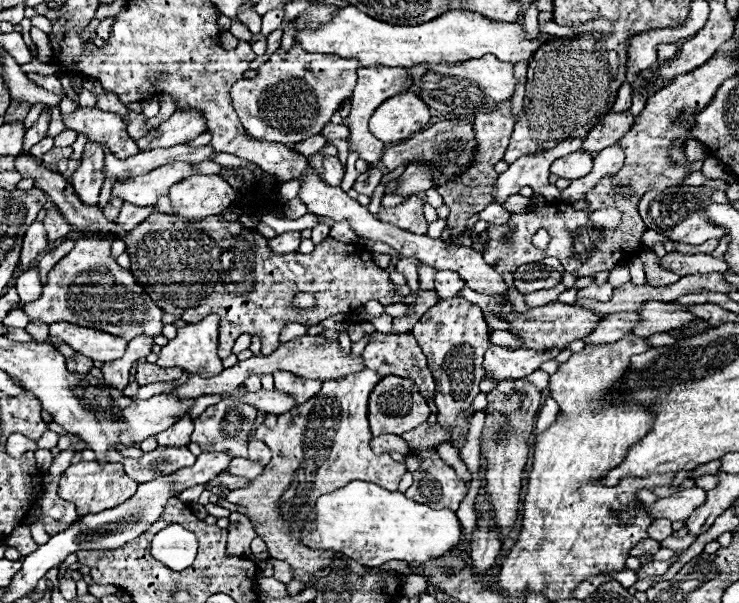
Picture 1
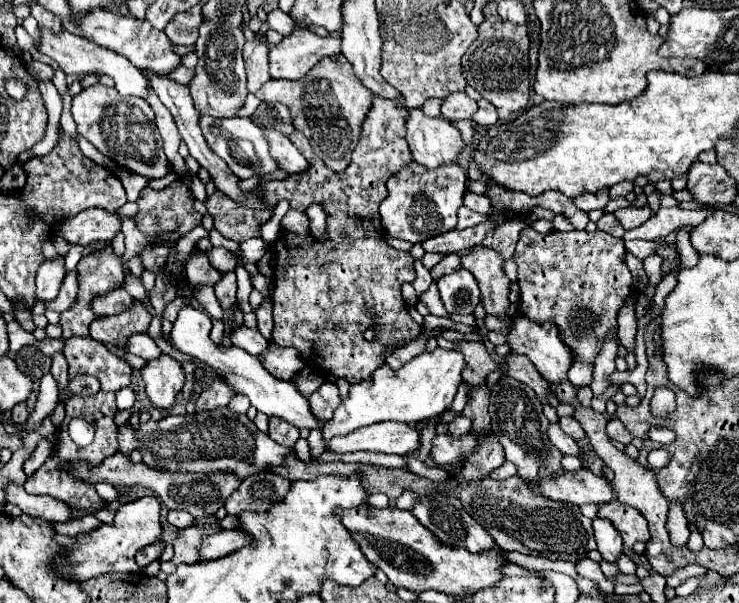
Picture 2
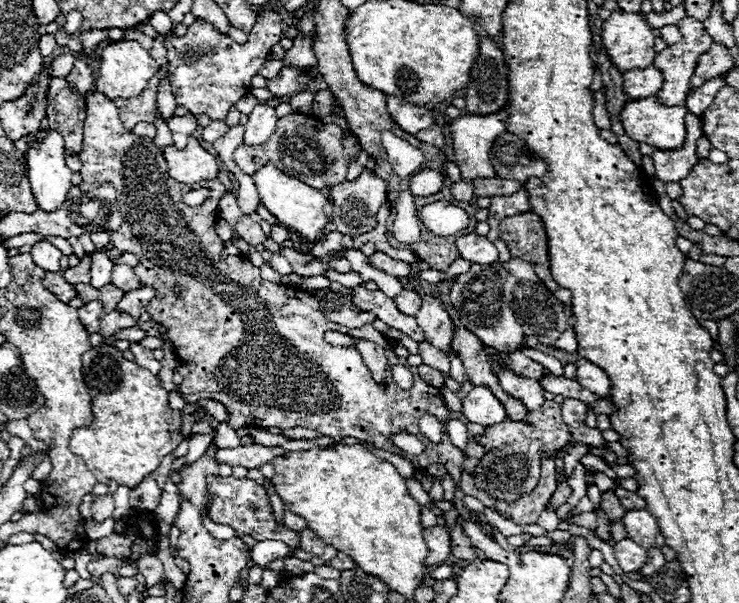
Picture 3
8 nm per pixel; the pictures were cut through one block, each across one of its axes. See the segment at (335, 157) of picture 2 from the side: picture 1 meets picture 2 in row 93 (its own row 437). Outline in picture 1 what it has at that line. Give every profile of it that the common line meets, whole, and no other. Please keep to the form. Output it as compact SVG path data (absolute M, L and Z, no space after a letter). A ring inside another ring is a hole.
M366 368L364 372L356 372L352 376L346 376L342 380L328 380L322 384L322 390L312 396L312 400L304 402L300 408L294 408L292 412L286 412L284 416L278 416L278 422L274 428L268 426L258 426L256 438L264 440L268 448L272 450L272 460L266 464L264 472L252 480L244 488L230 490L226 496L228 502L238 504L248 508L248 518L256 530L256 534L266 542L268 552L272 558L284 560L290 564L294 580L300 580L304 586L314 578L314 572L320 572L330 566L330 560L336 552L316 552L314 548L308 548L302 544L302 530L304 530L304 520L308 520L316 498L322 496L324 492L334 492L336 488L342 488L344 484L350 484L352 480L370 480L374 484L380 484L382 488L388 490L398 490L400 476L404 476L406 464L392 460L388 454L374 454L370 448L370 424L368 424L368 396L372 388L382 380L378 372Z

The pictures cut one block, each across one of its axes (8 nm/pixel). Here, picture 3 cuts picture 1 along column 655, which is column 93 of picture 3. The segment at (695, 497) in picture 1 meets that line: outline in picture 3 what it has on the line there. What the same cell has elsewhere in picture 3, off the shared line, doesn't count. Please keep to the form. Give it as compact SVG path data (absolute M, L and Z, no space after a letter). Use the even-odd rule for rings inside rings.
M110 494L98 496L98 498L94 500L94 504L92 504L92 518L94 518L96 522L104 522L106 518L112 516L112 512L114 512L114 500L112 500Z

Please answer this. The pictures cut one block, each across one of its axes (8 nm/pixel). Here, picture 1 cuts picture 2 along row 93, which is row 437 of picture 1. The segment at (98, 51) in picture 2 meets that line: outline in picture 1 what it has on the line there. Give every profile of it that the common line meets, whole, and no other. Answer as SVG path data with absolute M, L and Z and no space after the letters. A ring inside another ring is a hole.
M170 392L154 394L148 400L134 400L116 418L116 422L122 426L120 444L124 448L130 448L138 446L148 436L156 436L156 432L170 428L170 424L182 414L188 414L188 408L192 404L192 400L178 402Z

